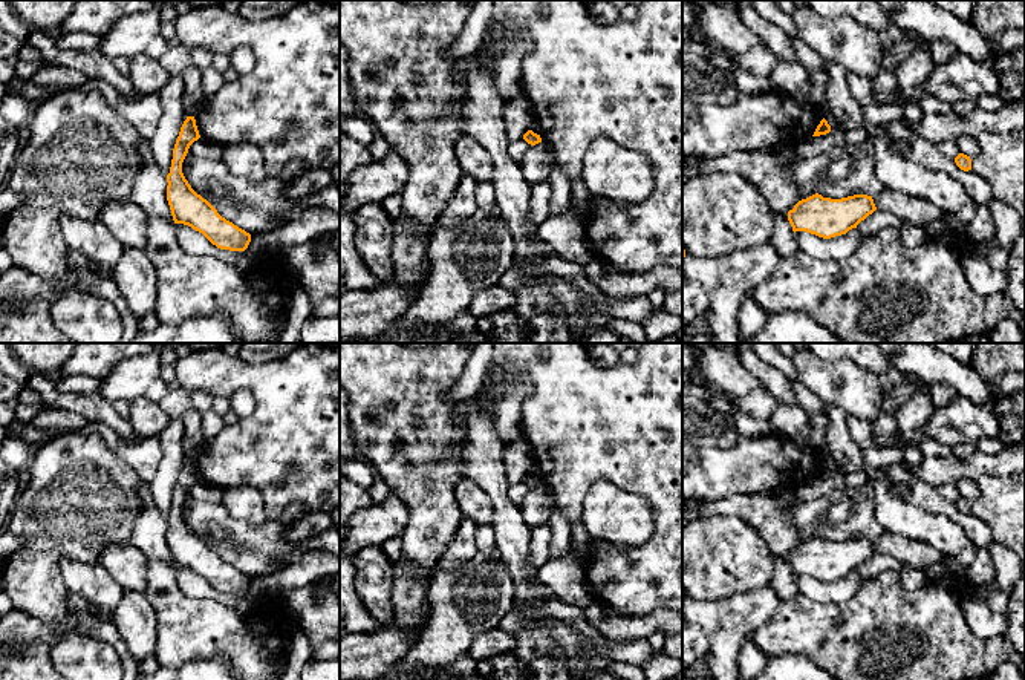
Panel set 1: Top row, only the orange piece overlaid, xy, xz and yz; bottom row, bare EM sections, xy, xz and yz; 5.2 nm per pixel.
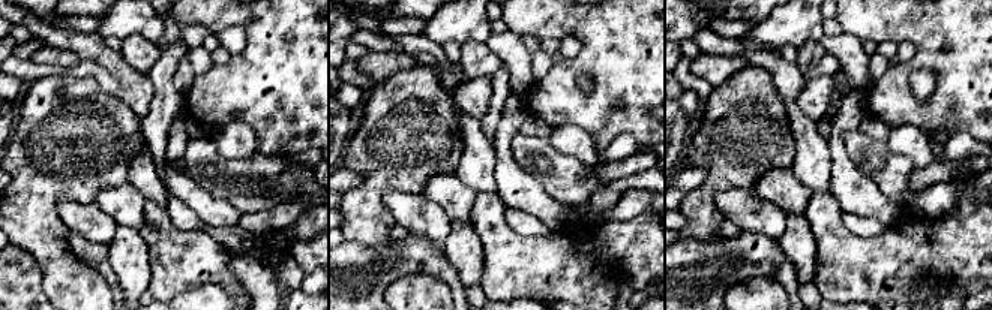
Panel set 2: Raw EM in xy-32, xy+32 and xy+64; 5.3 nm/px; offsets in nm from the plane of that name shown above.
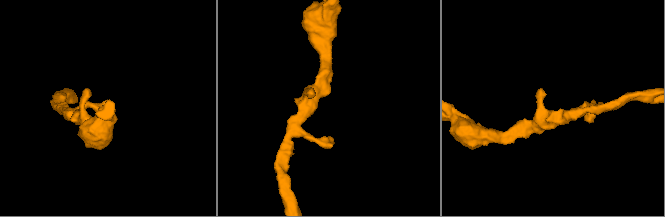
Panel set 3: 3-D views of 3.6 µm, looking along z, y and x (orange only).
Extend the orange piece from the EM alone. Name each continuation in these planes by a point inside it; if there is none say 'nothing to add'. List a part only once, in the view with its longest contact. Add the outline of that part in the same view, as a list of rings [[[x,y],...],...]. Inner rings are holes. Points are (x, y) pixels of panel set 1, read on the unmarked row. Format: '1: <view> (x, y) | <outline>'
nothing to add

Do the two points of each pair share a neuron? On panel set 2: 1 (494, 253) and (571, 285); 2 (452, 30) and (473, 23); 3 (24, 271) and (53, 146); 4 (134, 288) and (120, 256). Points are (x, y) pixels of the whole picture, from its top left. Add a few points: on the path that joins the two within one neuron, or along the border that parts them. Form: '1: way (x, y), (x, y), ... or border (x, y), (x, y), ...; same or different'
1: way (514, 264), (517, 267), (545, 267), (551, 273); same
2: way (456, 26), (468, 23); same
3: border (15, 244), (26, 249), (38, 262), (42, 286); different
4: way (134, 280), (132, 268), (128, 264); same

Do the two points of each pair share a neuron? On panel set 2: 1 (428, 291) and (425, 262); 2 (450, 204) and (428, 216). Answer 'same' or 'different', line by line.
1: different
2: different

